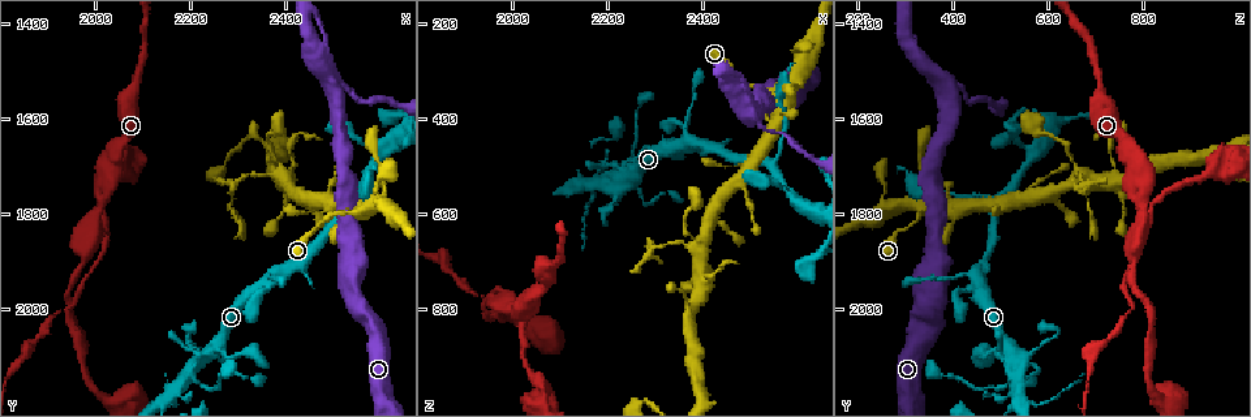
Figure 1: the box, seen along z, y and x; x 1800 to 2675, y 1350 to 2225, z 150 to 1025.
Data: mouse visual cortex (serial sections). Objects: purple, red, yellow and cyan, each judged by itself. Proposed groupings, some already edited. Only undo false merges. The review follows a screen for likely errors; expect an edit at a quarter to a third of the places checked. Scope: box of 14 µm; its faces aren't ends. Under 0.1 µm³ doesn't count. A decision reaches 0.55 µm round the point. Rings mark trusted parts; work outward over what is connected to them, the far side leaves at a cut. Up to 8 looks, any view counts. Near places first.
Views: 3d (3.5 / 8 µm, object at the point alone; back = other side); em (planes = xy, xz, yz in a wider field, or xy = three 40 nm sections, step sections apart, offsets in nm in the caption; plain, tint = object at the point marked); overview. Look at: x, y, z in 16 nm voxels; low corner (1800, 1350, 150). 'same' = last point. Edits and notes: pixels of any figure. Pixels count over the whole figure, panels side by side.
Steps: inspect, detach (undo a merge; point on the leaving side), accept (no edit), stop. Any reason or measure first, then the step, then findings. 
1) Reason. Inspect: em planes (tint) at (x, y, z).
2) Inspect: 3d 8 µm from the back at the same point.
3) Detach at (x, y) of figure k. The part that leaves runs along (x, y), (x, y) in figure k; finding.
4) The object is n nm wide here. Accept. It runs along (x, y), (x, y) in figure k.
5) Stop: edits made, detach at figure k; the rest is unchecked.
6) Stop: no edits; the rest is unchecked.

Small branch off a trunk. Inspect: 3d 3.5 µm at (2500, 1535, 395).

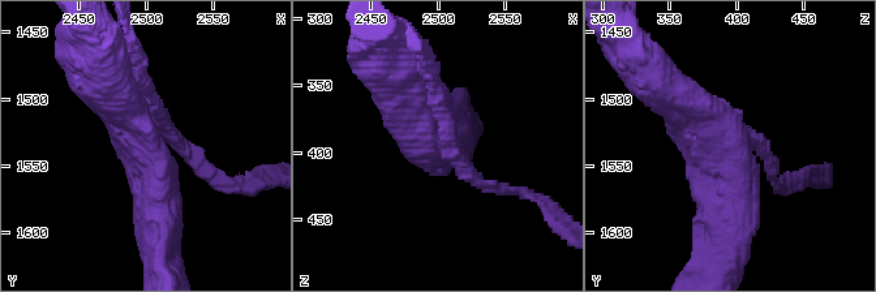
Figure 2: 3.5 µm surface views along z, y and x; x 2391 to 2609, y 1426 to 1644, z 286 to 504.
3 arms meet here; the arms are 200, 450, 500 nm wide; shape alone is not enough. Inspect: em xy step 1 (tint) at (2496, 1532, 392).

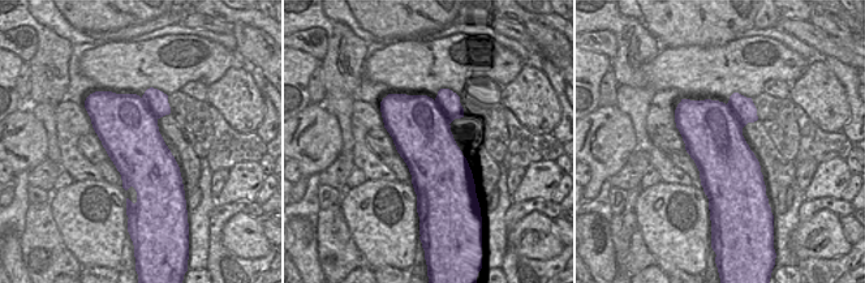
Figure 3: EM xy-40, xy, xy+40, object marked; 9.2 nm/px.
Accept. It runs along (728, 224), (725, 141), (665, 89) in figure 2; one cell here.

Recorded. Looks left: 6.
A fork. Inspect: 3d 3.5 µm at (2565, 1795, 345).

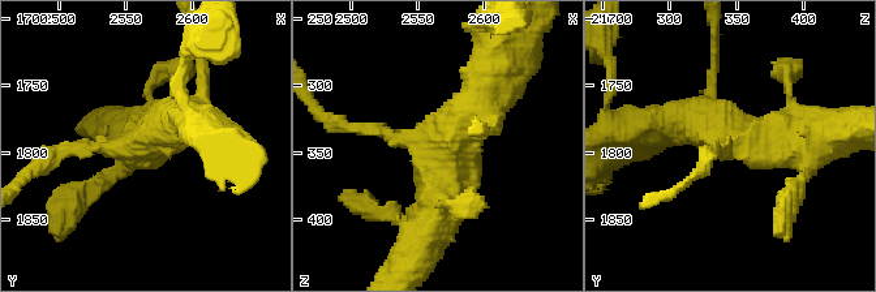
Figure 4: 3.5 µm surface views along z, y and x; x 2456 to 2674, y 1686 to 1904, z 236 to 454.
3 arms meet here; the arms are 150, 600, 600 nm wide; now the EM. Inspect: em xy step 2 (tint) at (2560, 1794, 350).

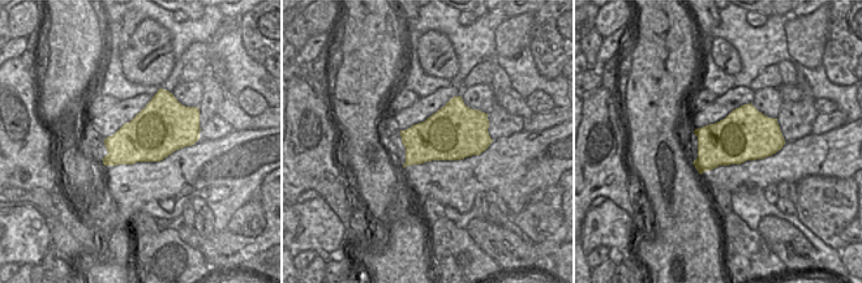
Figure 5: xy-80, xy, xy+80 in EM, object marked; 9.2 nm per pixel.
Accept. It runs along (347, 127), (432, 150), (424, 233) in figure 4; one cell here.

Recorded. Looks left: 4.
A narrow waist. Inspect: 3d 3.5 µm at (2385, 1710, 665).

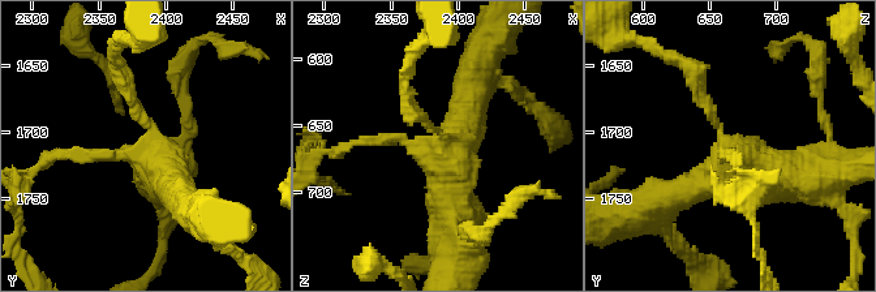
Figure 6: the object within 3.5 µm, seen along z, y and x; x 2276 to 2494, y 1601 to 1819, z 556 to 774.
Detach at (67, 153) of figure 6. The part that leaves runs along (115, 155), (51, 155), (35, 167) in figure 6; two cells meet here.

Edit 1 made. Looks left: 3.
Inspect: overview.

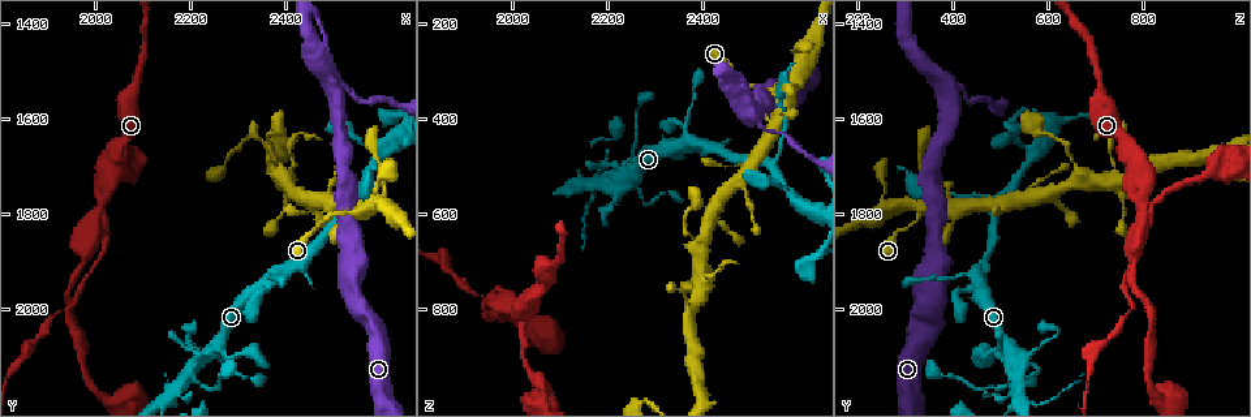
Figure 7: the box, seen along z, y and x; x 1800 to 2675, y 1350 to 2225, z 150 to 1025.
Side arm on a straight run. Inspect: 3d 3.5 µm at (2205, 2135, 540).

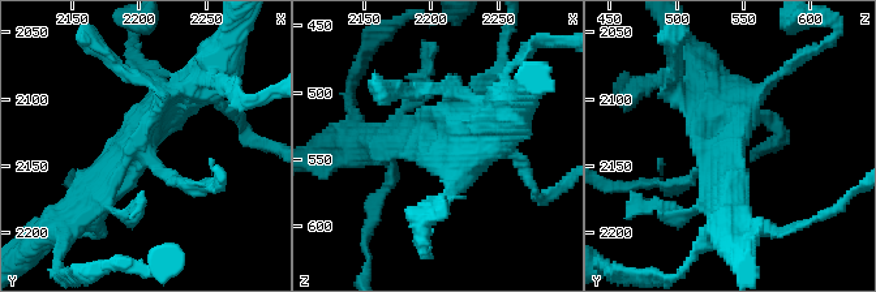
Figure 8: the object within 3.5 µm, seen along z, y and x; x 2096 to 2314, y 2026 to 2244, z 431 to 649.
3 arms meet here; the arms are 150, 400, 450 nm wide. Inspect: em planes (tint) at (2202, 2136, 536).

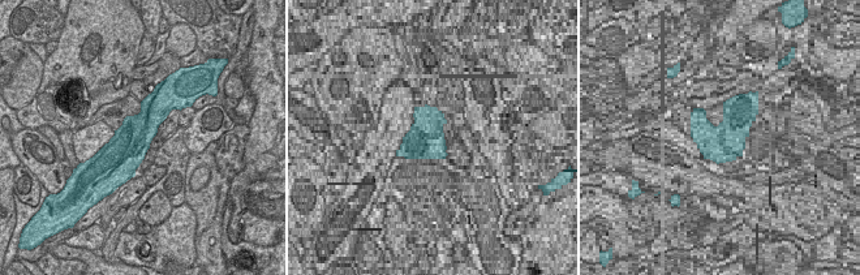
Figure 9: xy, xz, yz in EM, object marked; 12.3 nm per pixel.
Accept. One cell here.

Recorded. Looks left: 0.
Stop: edits made, detach at figure 6; the rest is unchecked.

